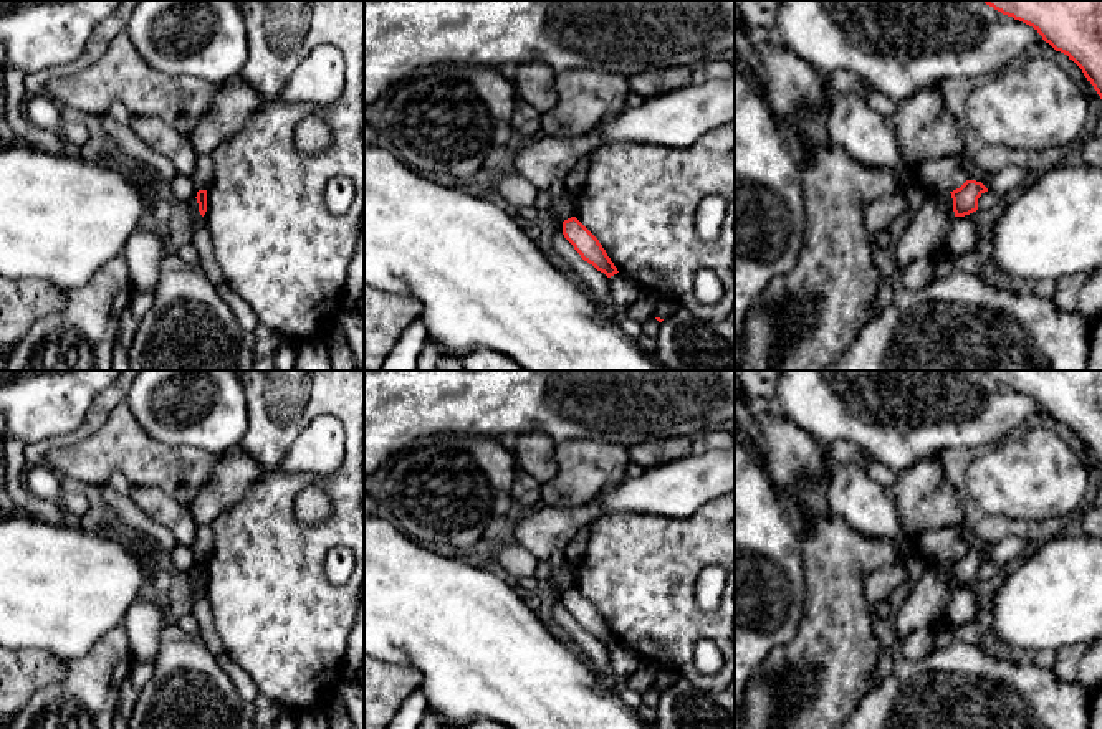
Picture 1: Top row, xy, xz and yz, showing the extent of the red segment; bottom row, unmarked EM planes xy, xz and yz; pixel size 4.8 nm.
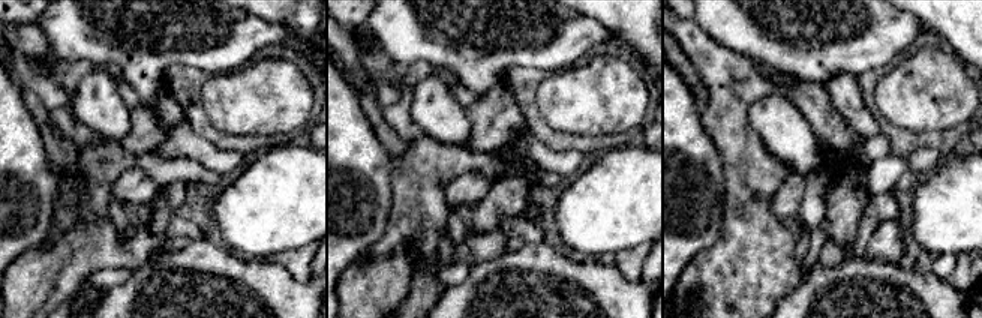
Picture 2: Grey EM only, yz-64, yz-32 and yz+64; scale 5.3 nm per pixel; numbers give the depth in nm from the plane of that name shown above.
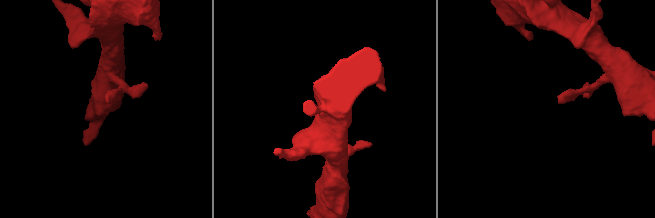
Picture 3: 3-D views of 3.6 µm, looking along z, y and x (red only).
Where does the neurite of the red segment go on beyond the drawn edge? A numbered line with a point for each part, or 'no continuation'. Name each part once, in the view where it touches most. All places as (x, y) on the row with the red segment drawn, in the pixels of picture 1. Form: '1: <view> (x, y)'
no continuation

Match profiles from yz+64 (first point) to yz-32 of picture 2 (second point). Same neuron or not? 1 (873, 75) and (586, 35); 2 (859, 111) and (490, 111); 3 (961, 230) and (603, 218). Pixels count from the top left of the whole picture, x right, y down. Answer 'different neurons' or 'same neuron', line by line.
1: different neurons
2: same neuron
3: same neuron

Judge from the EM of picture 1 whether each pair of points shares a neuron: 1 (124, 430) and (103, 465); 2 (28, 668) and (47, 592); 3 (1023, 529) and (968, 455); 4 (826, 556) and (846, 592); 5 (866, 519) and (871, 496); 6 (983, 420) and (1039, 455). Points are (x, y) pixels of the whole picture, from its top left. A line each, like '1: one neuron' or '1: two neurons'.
1: one neuron
2: two neurons
3: one neuron
4: one neuron
5: one neuron
6: two neurons

